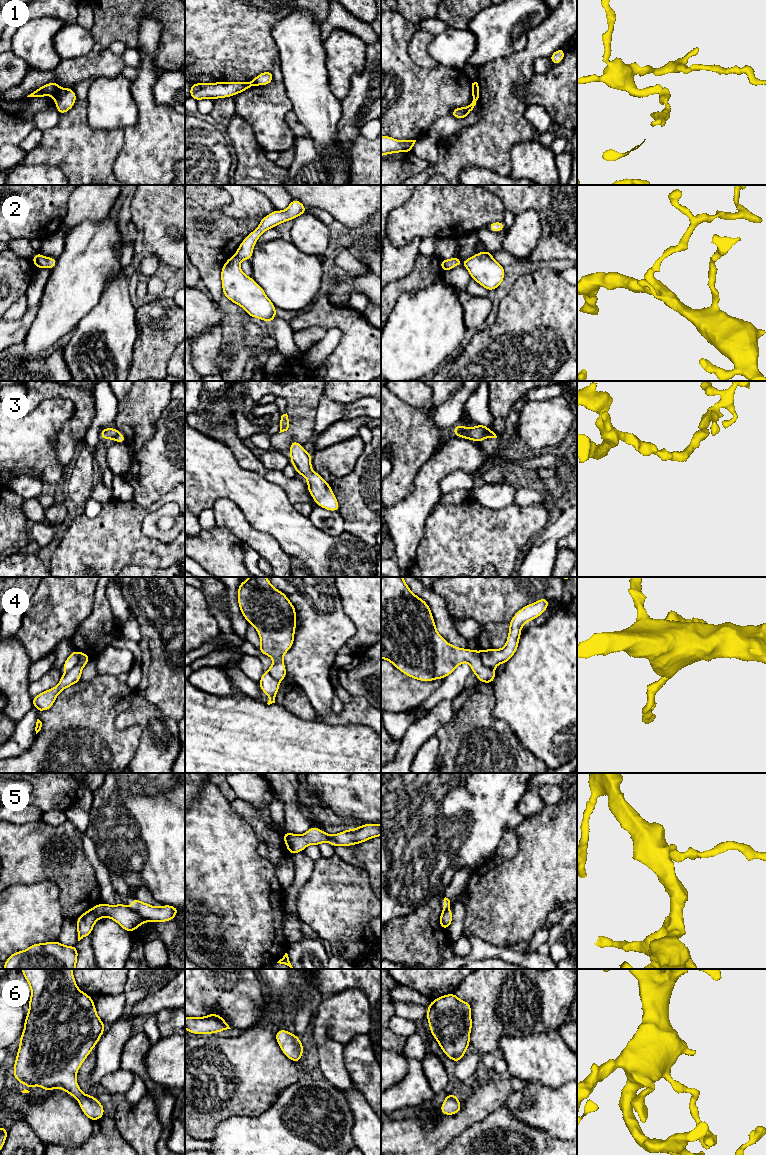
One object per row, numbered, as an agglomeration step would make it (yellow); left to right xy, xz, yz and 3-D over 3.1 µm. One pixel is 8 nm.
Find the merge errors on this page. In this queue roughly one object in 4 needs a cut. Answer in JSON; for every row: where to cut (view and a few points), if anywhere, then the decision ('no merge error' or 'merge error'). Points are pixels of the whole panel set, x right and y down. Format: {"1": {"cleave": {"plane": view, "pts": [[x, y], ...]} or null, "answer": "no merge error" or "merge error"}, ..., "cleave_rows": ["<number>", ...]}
{"1": {"cleave": {"plane": "xy", "pts": [[61, 90], [55, 99]]}, "answer": "merge error"}, "2": {"cleave": null, "answer": "no merge error"}, "3": {"cleave": null, "answer": "no merge error"}, "4": {"cleave": {"plane": "yz", "pts": [[480, 651], [481, 662], [491, 668]]}, "answer": "merge error"}, "5": {"cleave": {"plane": "xy", "pts": [[130, 908], [137, 911], [144, 921]]}, "answer": "merge error"}, "6": {"cleave": null, "answer": "no merge error"}, "cleave_rows": ["1", "4", "5"]}

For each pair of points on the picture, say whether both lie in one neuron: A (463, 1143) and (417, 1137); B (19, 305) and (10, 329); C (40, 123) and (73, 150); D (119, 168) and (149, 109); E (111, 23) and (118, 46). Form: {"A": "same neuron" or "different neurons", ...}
{"A": "different neurons", "B": "different neurons", "C": "different neurons", "D": "same neuron", "E": "different neurons"}

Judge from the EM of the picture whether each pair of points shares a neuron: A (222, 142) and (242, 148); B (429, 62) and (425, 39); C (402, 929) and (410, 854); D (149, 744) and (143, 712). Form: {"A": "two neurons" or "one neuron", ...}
{"A": "two neurons", "B": "one neuron", "C": "two neurons", "D": "one neuron"}

